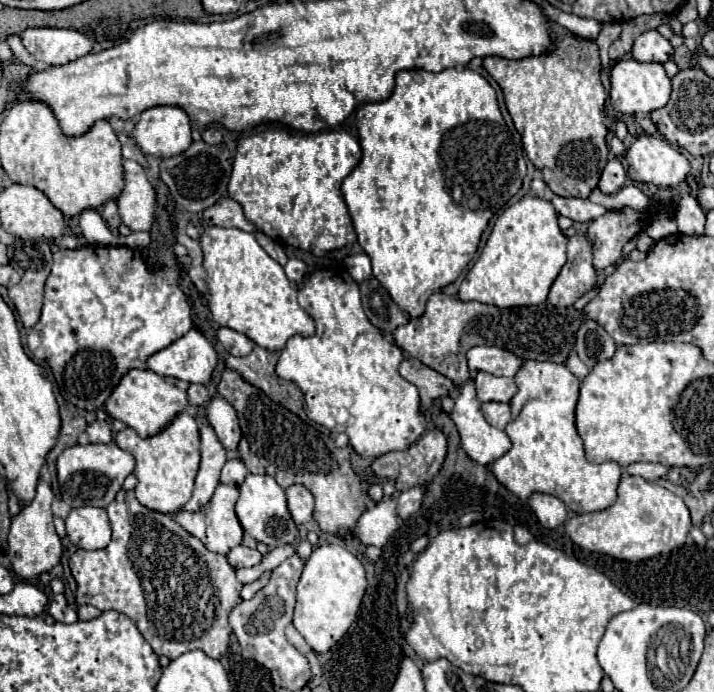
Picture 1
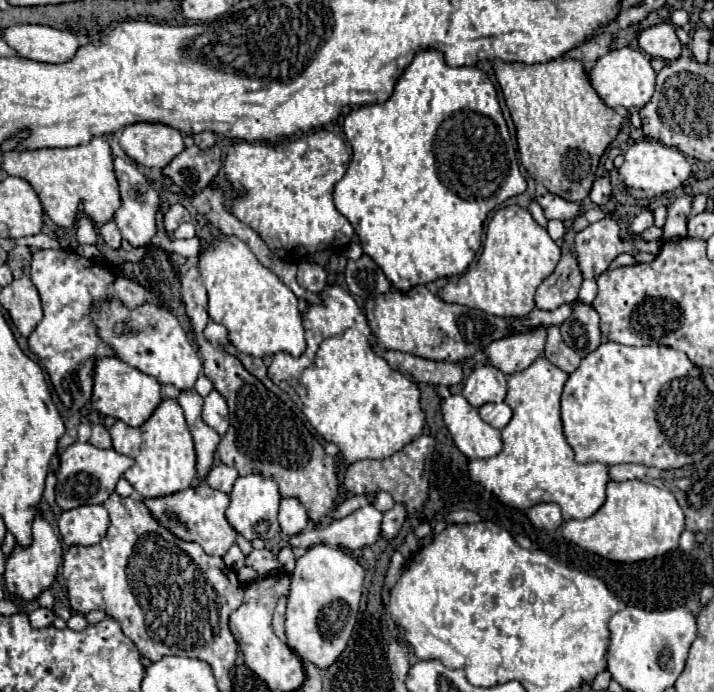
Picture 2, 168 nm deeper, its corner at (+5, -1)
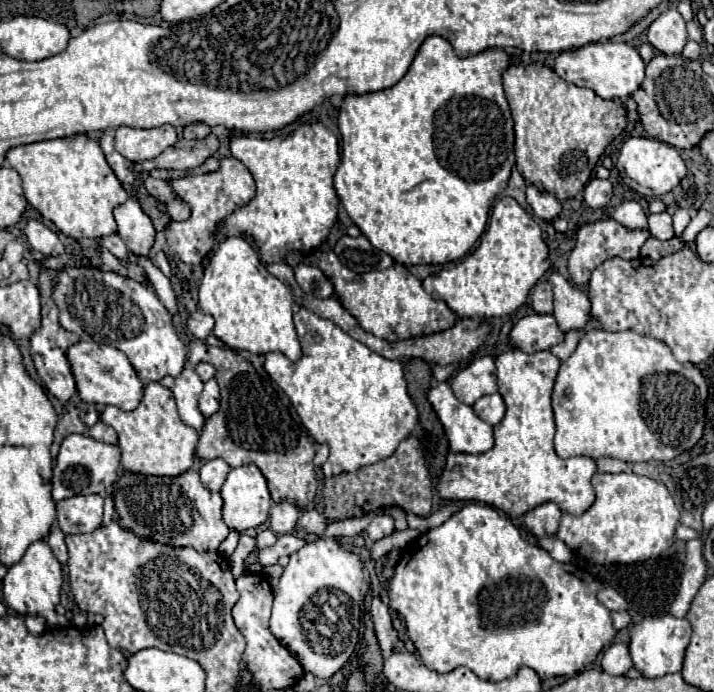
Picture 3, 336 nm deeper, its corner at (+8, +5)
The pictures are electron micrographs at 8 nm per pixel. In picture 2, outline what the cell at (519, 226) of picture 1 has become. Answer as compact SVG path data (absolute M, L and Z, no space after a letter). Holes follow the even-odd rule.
M504 206L488 224L478 262L458 278L458 284L446 284L442 288L442 300L464 304L500 318L526 316L534 310L536 288L554 272L558 260L560 248L548 232L536 224L530 212L520 206Z

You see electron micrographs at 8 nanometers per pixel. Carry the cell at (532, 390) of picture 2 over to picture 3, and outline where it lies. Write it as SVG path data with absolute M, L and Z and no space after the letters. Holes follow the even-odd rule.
M509 350L495 360L495 366L497 366L499 394L503 396L507 406L505 418L495 426L495 446L489 452L483 452L479 456L449 454L447 456L449 468L445 468L437 484L441 498L485 502L493 508L503 510L511 518L517 518L543 502L555 502L561 508L561 512L567 512L567 514L575 514L575 516L583 514L595 502L595 488L591 484L591 478L597 472L597 464L589 456L575 456L575 458L563 460L557 456L553 448L555 422L553 422L553 408L551 408L551 392L553 392L553 384L555 384L561 360L553 356L549 350L543 350L537 354Z

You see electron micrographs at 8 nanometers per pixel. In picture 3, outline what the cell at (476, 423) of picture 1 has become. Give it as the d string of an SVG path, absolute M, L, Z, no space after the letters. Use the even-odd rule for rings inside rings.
M447 382L435 384L427 398L445 428L451 452L481 454L493 448L493 426L481 420L471 406L459 402Z

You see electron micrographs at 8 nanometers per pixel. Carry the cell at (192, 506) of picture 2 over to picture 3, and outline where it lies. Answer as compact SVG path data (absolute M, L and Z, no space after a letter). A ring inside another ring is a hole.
M187 470L173 478L125 472L113 484L113 494L121 524L141 538L153 538L171 546L191 546L197 552L215 552L229 534L221 518L223 498L201 484L197 470Z

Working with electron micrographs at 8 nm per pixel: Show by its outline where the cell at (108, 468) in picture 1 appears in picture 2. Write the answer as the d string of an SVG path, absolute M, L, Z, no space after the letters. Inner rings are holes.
M74 442L60 456L60 472L56 484L56 504L62 510L72 510L84 504L102 504L116 488L122 474L134 464L130 456L118 454L116 450L100 450L92 444Z

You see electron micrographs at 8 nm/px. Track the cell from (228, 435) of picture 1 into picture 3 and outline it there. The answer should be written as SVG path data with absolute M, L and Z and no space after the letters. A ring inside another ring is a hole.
M211 378L205 384L205 388L203 388L201 396L199 396L199 410L203 412L205 418L213 416L219 410L219 386L217 386L215 378Z

